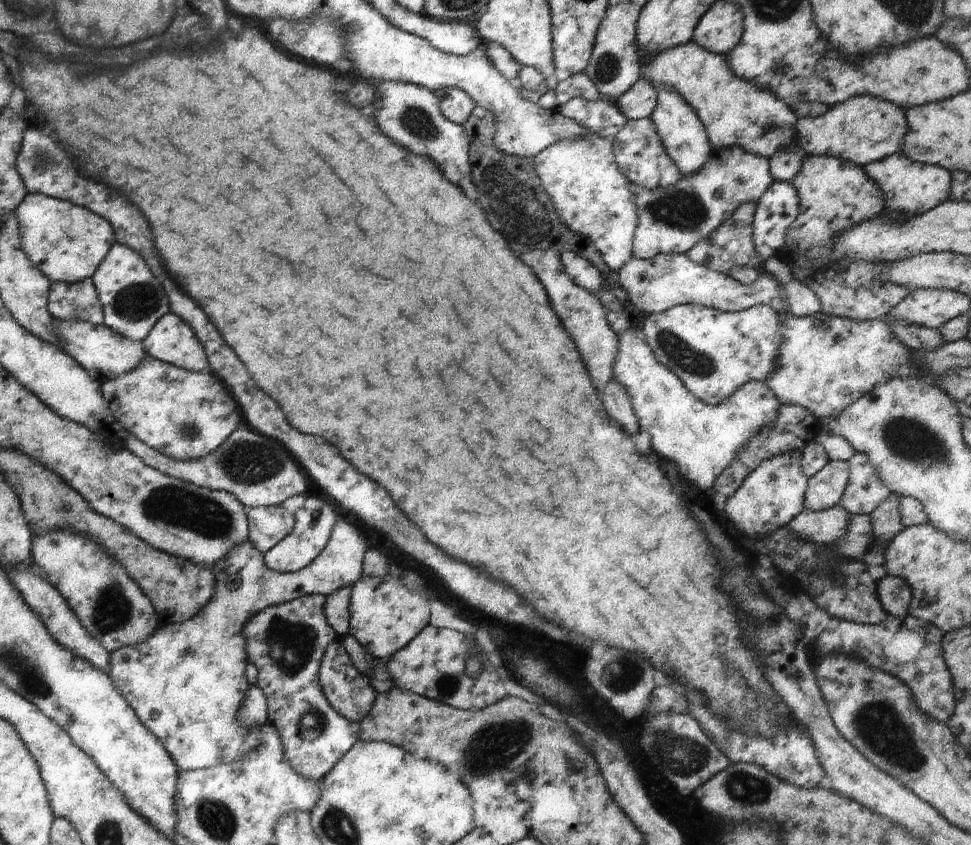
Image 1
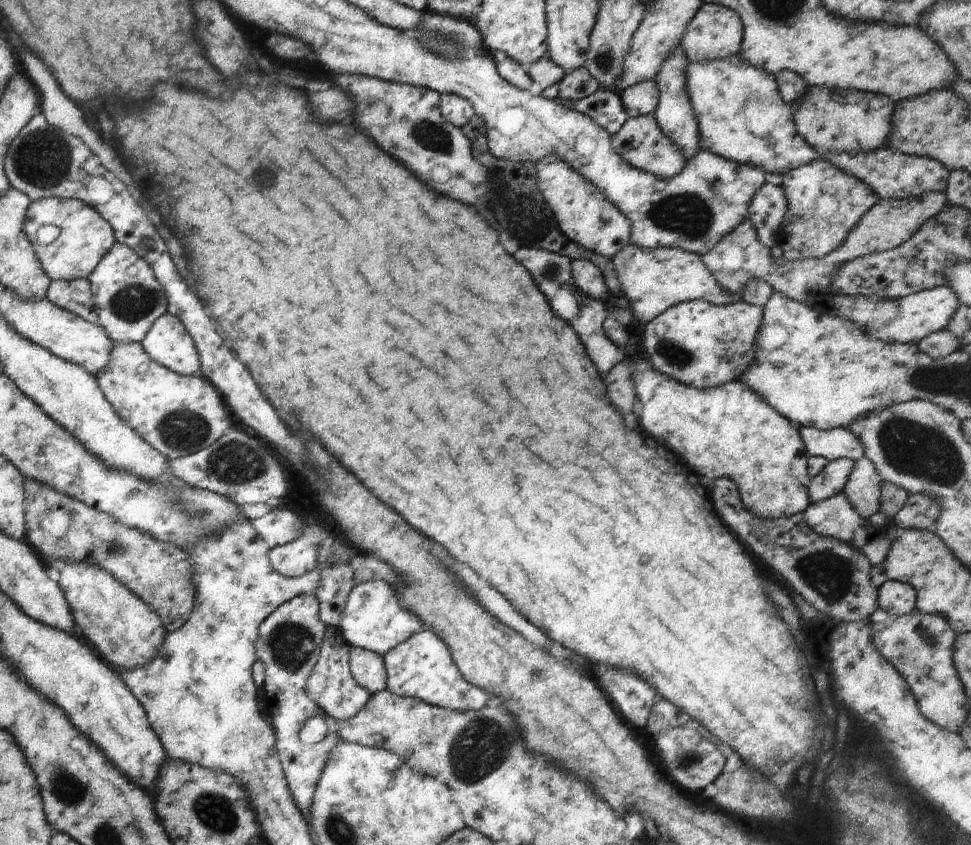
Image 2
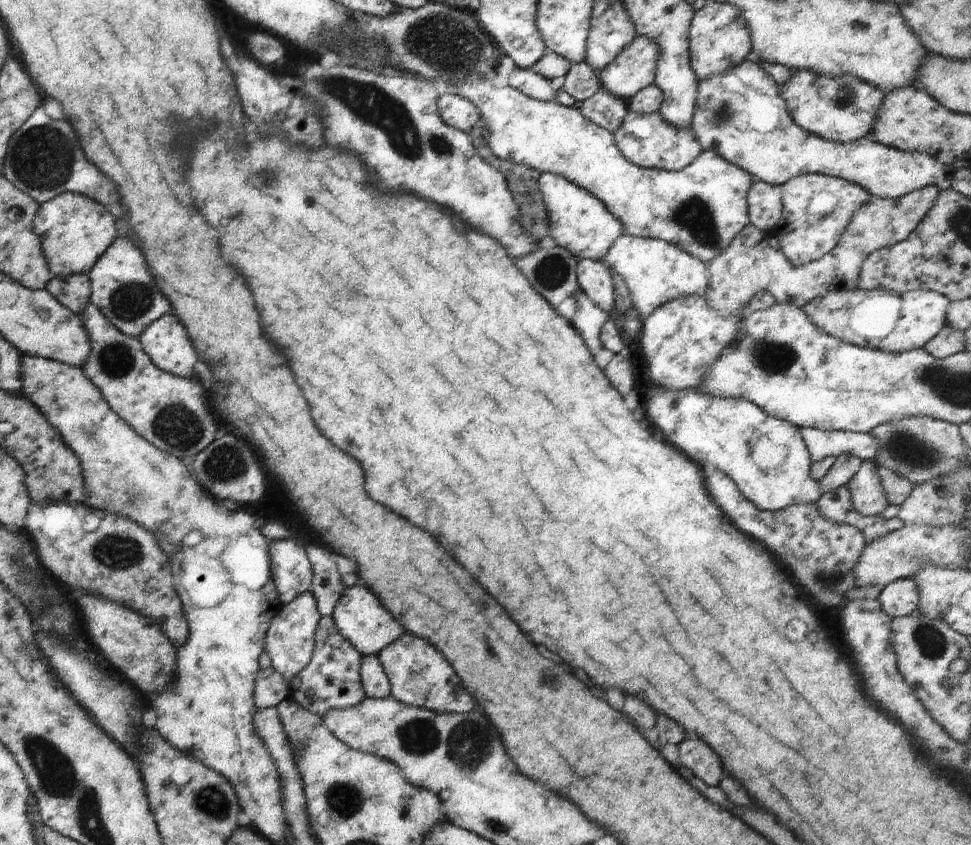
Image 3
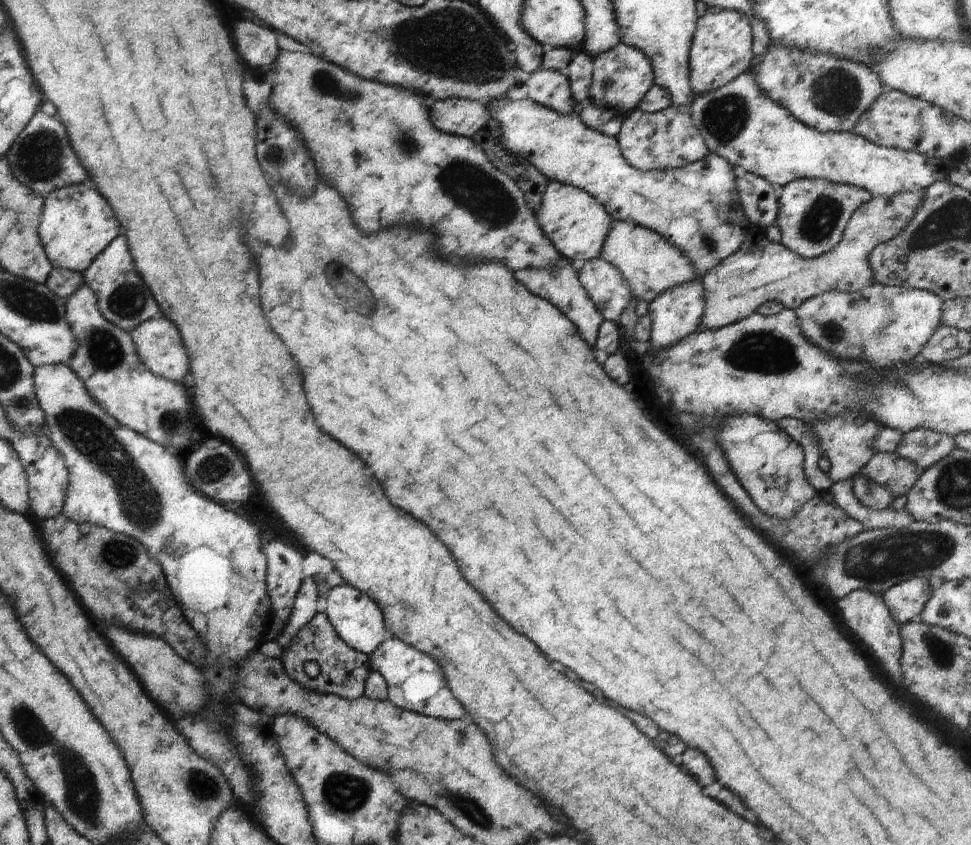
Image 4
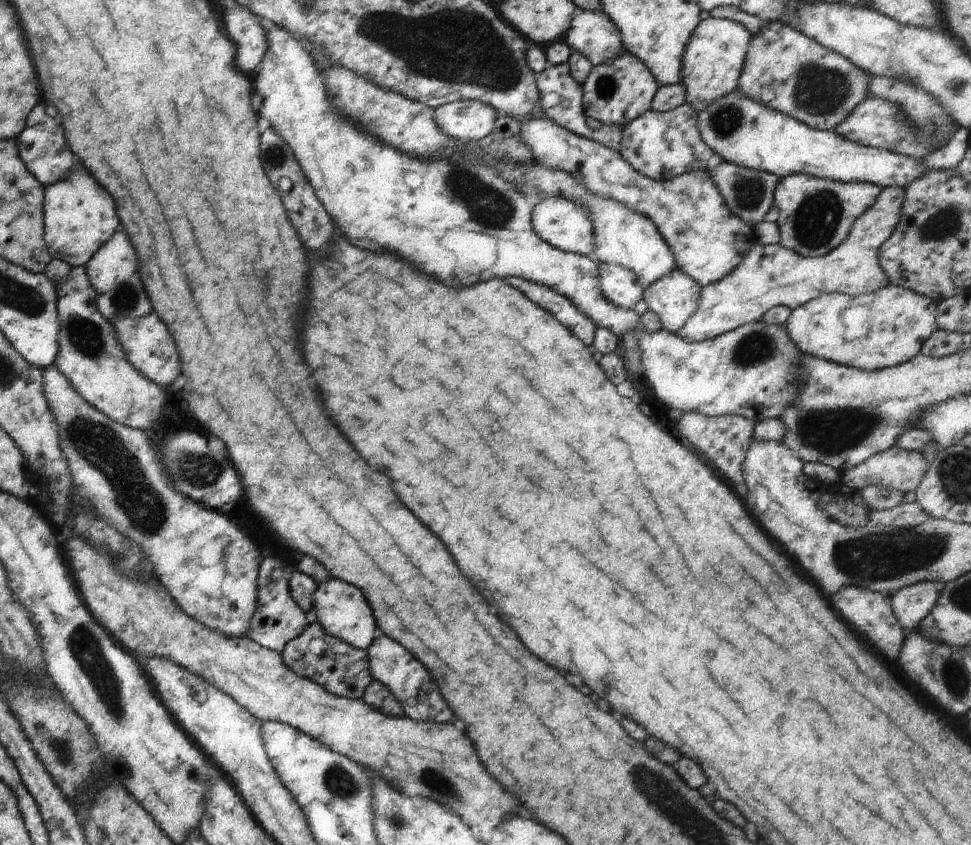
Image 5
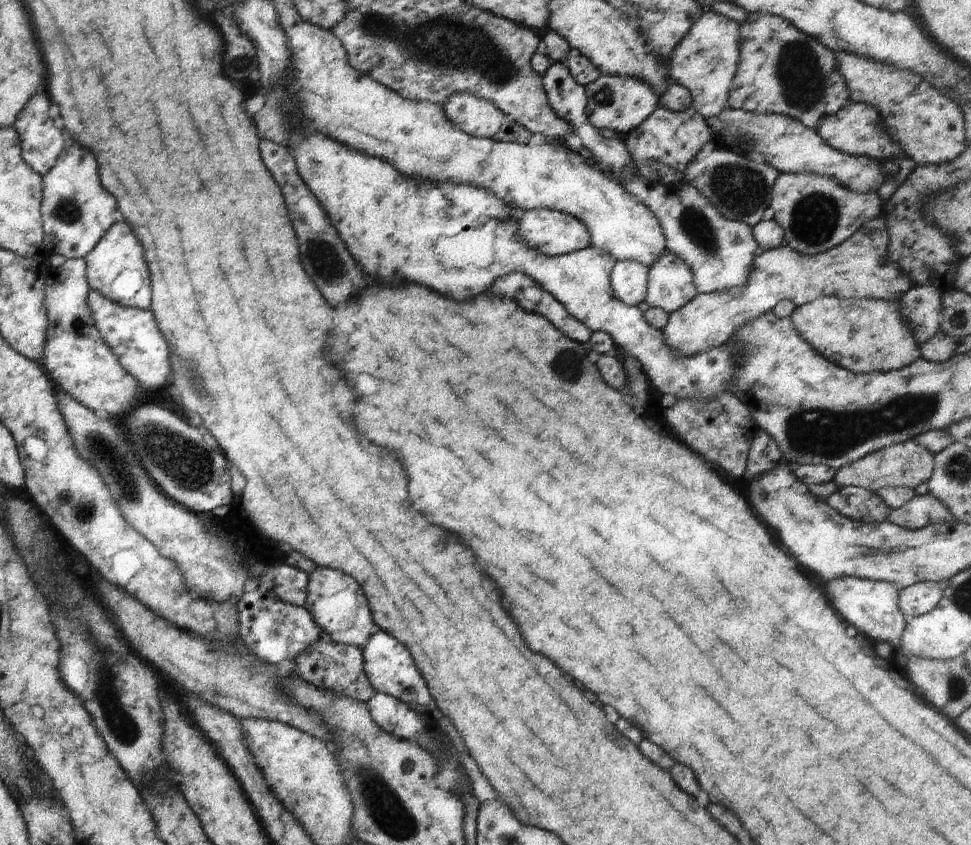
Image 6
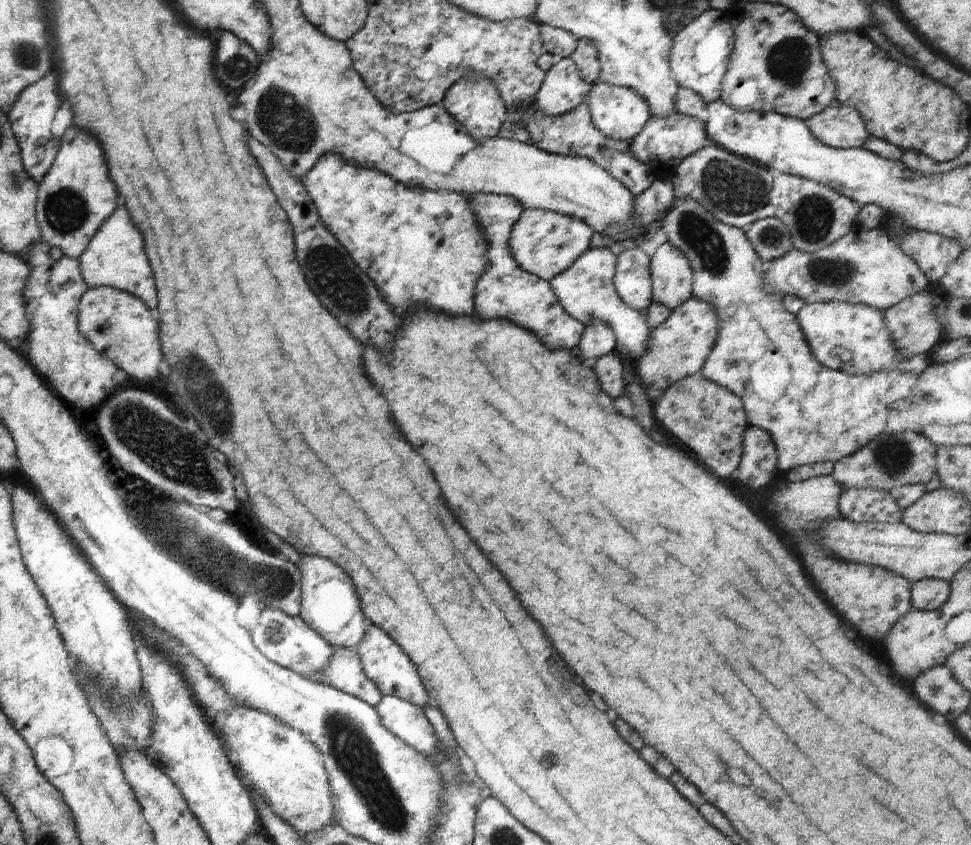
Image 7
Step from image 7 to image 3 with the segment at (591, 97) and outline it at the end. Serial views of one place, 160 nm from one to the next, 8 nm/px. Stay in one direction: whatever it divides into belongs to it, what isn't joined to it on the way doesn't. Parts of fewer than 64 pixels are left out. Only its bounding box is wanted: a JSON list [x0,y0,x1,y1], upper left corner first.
[597,35,656,101]

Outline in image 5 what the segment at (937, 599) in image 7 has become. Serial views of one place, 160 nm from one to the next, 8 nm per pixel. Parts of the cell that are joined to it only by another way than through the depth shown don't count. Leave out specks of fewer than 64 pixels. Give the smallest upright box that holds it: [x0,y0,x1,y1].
[890,581,940,630]

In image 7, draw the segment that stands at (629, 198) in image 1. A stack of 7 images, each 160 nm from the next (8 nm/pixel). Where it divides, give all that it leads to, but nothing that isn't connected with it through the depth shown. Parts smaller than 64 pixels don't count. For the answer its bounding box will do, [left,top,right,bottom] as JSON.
[509,208,591,282]

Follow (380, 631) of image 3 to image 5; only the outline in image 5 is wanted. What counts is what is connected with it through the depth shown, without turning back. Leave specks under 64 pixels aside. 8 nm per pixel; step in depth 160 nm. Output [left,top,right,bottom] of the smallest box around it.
[310,578,378,650]

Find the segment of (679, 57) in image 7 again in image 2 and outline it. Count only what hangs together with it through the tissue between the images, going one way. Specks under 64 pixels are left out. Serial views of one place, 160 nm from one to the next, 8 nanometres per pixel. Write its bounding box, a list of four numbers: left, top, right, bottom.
[679,2,742,63]

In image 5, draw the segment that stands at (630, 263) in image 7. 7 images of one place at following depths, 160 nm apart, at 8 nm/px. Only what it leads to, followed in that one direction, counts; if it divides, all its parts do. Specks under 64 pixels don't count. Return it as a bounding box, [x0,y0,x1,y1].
[597,262,642,310]

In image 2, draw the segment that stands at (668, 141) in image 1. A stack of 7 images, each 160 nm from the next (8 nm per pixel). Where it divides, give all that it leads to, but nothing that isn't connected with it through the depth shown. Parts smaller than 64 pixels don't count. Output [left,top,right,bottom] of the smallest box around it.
[652,47,699,160]

